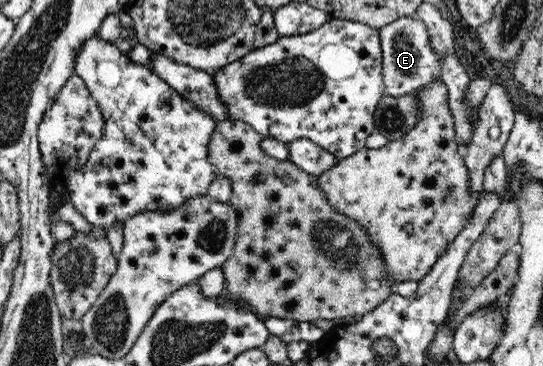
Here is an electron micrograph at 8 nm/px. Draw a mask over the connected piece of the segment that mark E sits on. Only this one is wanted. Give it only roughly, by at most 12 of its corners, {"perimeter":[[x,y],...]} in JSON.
{"perimeter":[[417,16],[381,27],[382,76],[399,98],[442,78]]}

